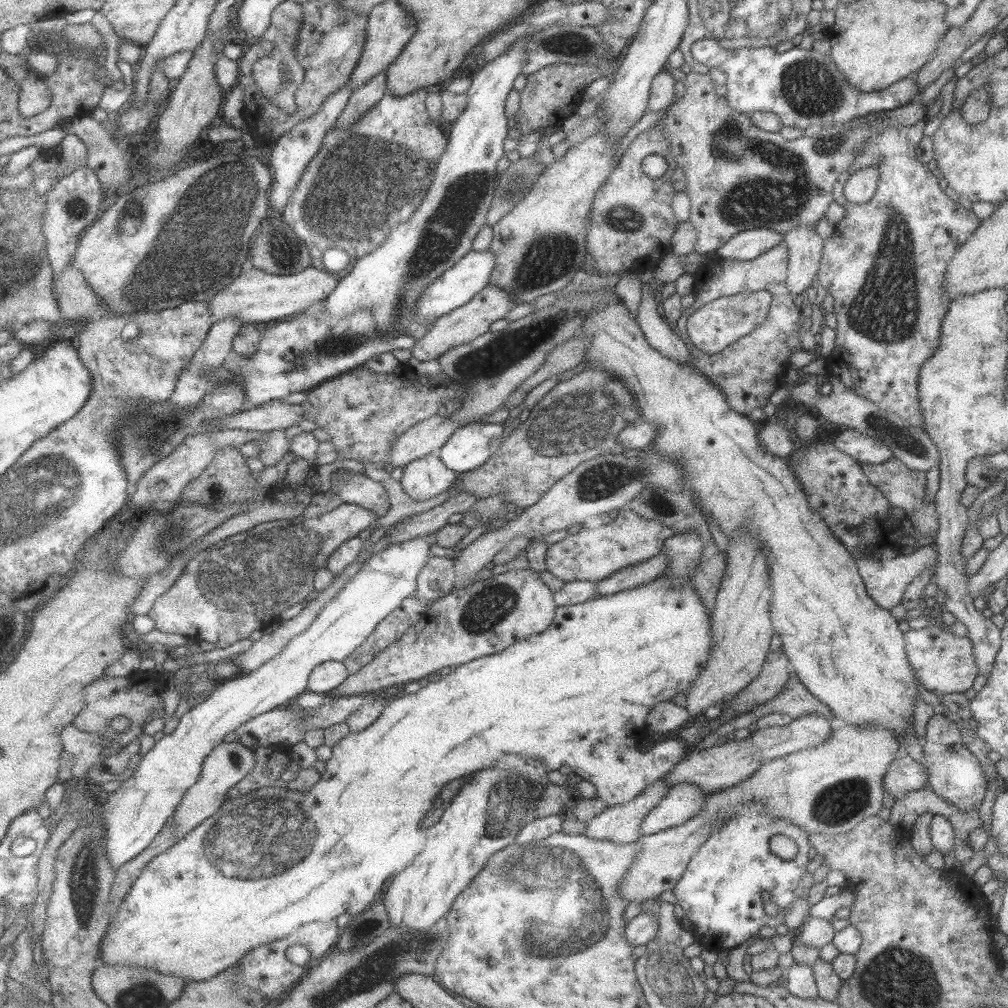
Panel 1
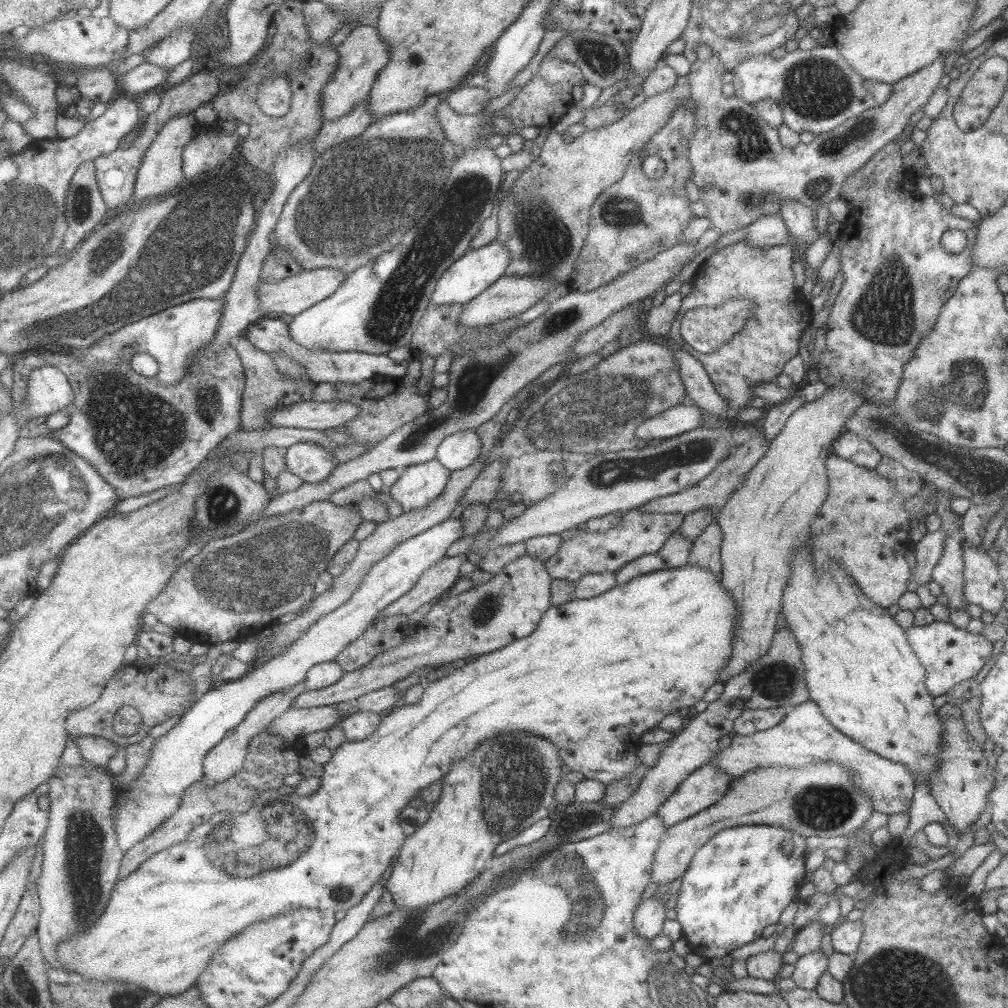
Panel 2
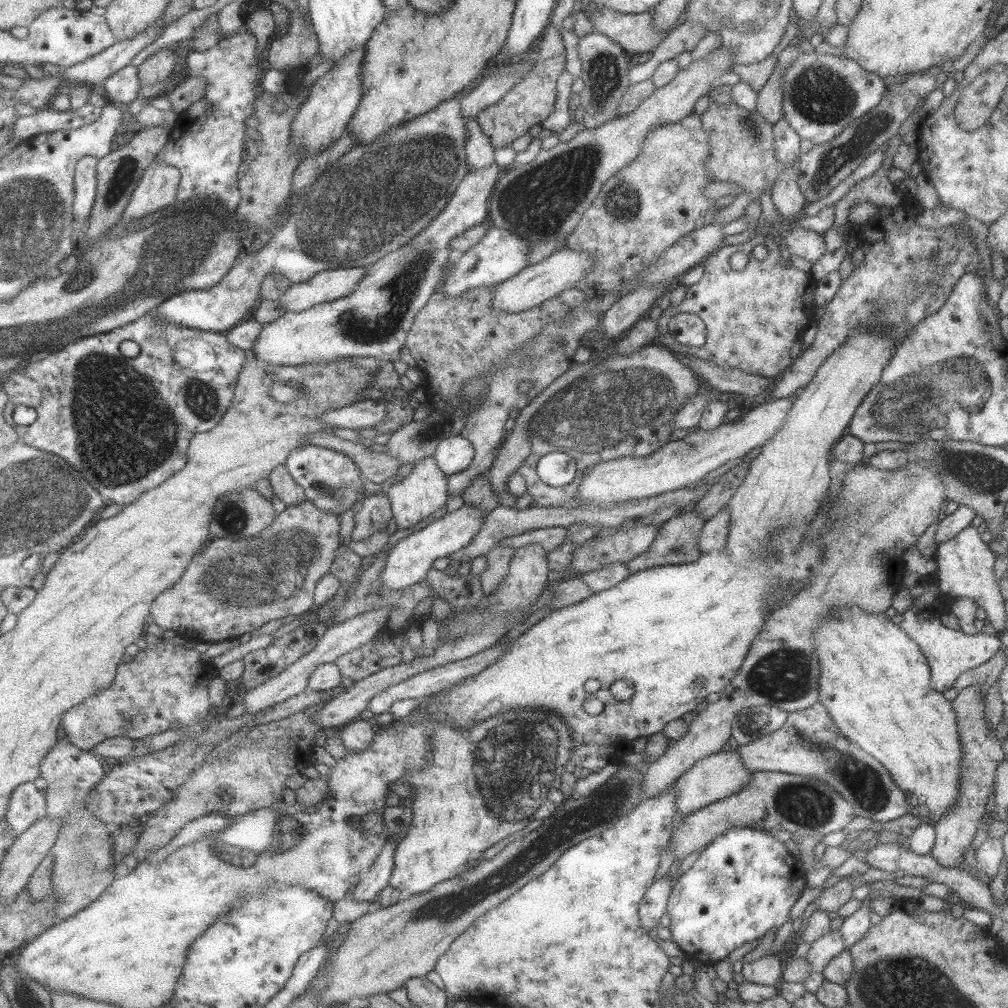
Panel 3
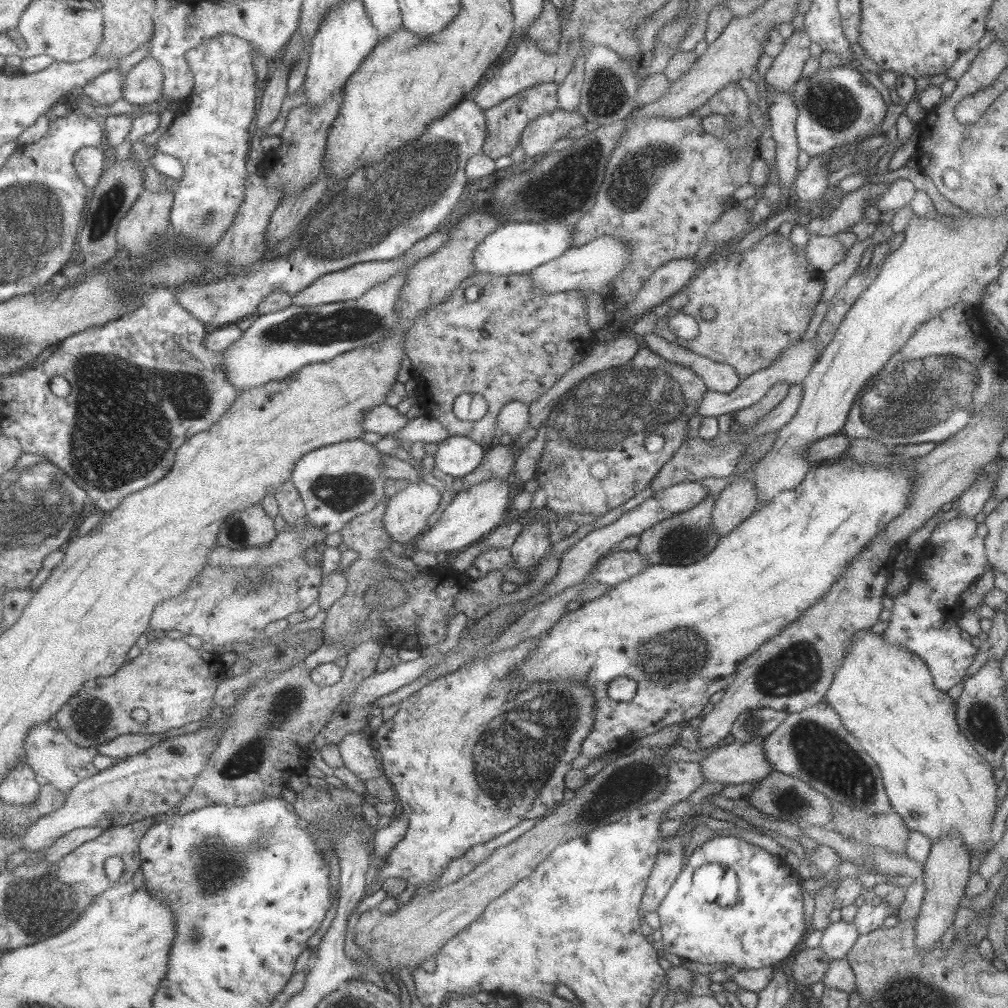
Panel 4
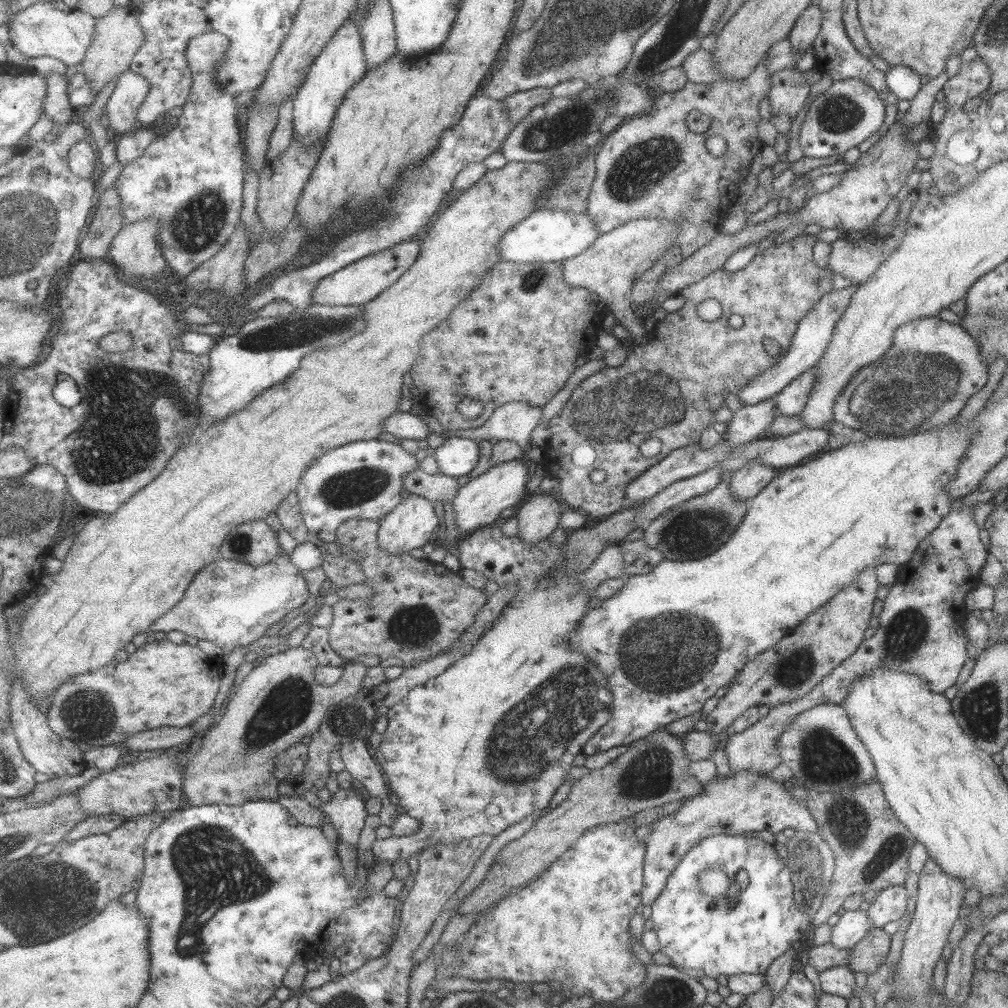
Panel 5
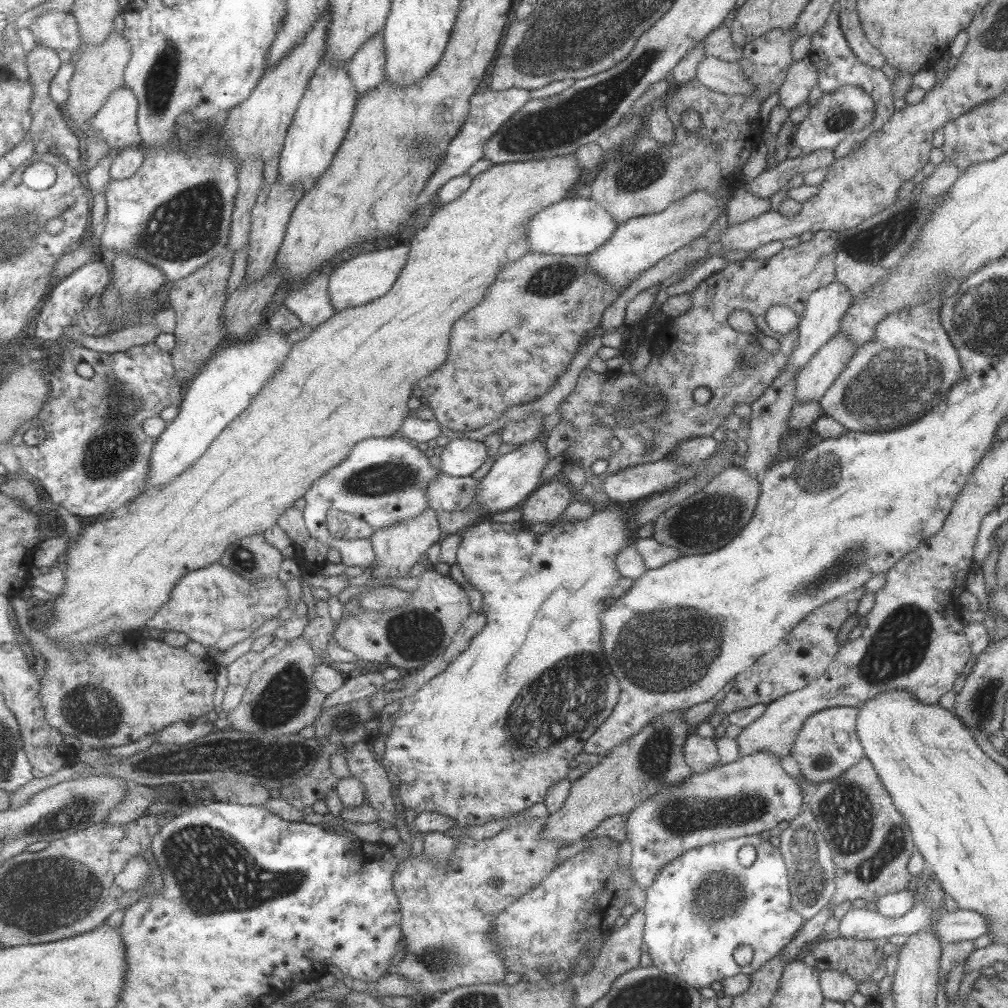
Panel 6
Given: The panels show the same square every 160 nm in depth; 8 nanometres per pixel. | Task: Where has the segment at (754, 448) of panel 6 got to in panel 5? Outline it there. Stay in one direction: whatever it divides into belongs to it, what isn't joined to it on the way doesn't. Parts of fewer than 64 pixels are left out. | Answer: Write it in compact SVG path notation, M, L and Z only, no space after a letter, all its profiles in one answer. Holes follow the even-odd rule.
M749 460L743 468L733 472L728 480L728 487L736 499L749 501L749 498L755 496L774 478L773 472L771 466L763 466L759 462Z

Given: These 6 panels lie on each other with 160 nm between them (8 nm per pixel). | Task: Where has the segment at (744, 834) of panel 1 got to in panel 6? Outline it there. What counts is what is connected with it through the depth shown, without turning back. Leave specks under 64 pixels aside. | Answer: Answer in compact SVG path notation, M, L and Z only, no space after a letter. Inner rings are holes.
M758 834L739 836L722 840L721 842L713 842L691 848L683 852L682 855L676 856L673 860L667 862L667 864L664 864L663 868L661 868L659 873L657 873L657 876L655 876L655 880L653 880L653 882L649 884L649 888L645 890L645 906L643 906L642 912L644 913L643 943L647 945L647 955L651 957L651 964L655 968L658 968L671 976L676 976L676 978L681 979L684 983L697 989L705 988L709 986L711 982L720 982L720 980L735 976L735 974L751 974L763 963L771 960L771 958L774 958L781 952L783 947L794 938L804 922L804 919L801 918L795 910L791 909L787 870L780 850L771 845L768 840L759 837ZM745 844L753 846L756 852L755 860L753 860L753 863L750 866L741 865L737 859L739 848L745 846ZM740 945L747 945L753 950L751 962L743 966L737 965L732 957L733 950Z

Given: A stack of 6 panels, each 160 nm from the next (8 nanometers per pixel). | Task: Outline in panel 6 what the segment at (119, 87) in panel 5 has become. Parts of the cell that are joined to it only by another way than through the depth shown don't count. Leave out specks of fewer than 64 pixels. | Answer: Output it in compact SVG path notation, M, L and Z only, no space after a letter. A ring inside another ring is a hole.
M124 84L110 96L101 111L90 122L90 134L104 138L110 146L107 155L143 145L138 125L139 99Z

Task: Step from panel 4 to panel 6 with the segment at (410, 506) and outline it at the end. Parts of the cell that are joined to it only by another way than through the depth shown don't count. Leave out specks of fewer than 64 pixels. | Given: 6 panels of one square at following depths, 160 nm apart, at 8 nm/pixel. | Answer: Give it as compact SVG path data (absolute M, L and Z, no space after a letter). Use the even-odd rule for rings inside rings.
M428 508L421 516L412 518L407 522L401 522L395 527L389 527L374 532L374 536L371 538L371 544L376 552L376 562L373 564L373 572L366 584L362 585L349 585L349 598L343 596L341 591L341 604L343 605L343 611L346 611L351 615L359 615L364 612L364 606L362 605L362 594L370 590L370 588L377 588L378 586L386 586L392 584L394 580L400 578L407 578L411 568L420 562L423 558L423 554L439 542L439 538L443 536L441 532L440 520L438 515L435 514L435 509Z

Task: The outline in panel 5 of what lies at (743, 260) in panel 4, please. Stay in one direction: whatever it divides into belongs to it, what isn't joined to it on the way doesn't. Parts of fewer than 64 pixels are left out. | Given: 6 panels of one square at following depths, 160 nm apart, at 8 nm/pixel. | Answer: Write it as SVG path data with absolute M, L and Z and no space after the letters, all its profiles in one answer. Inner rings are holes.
M796 235L793 239L787 241L787 243L781 243L780 245L775 245L773 243L767 249L760 253L756 253L742 269L729 272L719 268L710 272L701 280L695 281L692 285L687 285L685 288L678 291L684 298L684 303L681 305L681 308L675 312L667 313L663 319L657 321L650 342L645 343L645 345L636 344L634 349L626 354L626 359L621 366L605 366L583 379L571 393L571 396L563 406L561 413L553 416L547 423L551 436L546 444L537 451L537 464L544 470L546 475L559 480L558 485L553 487L550 492L554 496L557 496L557 498L564 500L569 508L585 513L591 521L608 517L610 514L621 511L627 506L623 489L631 479L637 478L639 474L643 474L647 468L651 468L651 466L660 462L667 454L676 450L676 448L699 443L699 437L703 433L703 430L707 427L712 427L712 418L709 413L715 412L720 407L724 407L724 399L727 397L727 394L731 393L737 395L737 392L741 391L752 378L755 378L755 376L761 374L770 366L777 364L778 359L781 358L783 353L787 352L787 349L790 347L791 339L793 338L798 325L798 320L807 311L810 311L810 308L816 303L816 300L819 300L819 297L822 294L825 294L832 289L831 278L833 273L829 268L817 267L817 264L811 258L811 248L813 248L815 241L815 235ZM708 298L715 299L721 304L721 316L717 320L711 322L701 320L696 315L697 304ZM731 314L738 314L743 318L743 324L739 328L732 328L729 325L727 320L729 320ZM763 338L771 338L779 344L781 350L778 355L771 358L765 353L763 345L761 345L761 340L763 340ZM594 469L603 470L605 478L602 483L592 483L589 480L589 474Z

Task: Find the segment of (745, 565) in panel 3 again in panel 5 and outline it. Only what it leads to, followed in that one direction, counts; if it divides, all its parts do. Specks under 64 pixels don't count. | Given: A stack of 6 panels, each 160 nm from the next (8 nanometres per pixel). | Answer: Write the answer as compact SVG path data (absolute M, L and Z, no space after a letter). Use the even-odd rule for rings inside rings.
M951 418L947 424L939 424L937 428L931 428L927 432L919 432L919 434L903 436L903 438L870 438L861 444L847 444L836 448L837 450L828 449L819 458L807 462L804 466L801 464L783 468L779 476L774 476L755 496L746 501L746 513L739 522L739 528L735 529L733 535L719 547L717 552L712 552L709 556L697 560L663 559L651 569L651 572L626 576L624 585L611 598L599 600L590 605L584 618L578 623L578 628L568 634L566 643L570 651L583 652L585 656L591 656L595 664L599 664L599 670L608 678L612 705L609 720L587 740L581 753L591 755L603 752L612 746L628 746L629 743L643 738L652 730L665 728L670 722L701 709L705 700L711 698L717 688L725 684L729 685L735 679L746 661L772 647L779 640L779 632L784 634L790 632L811 612L815 612L844 586L853 582L864 568L875 567L885 562L898 566L906 563L913 551L917 549L918 543L933 532L940 520L951 510L952 499L944 486L955 477L955 471L970 447L969 441L971 441L973 429L975 429L973 419L959 424L959 418L957 420Z

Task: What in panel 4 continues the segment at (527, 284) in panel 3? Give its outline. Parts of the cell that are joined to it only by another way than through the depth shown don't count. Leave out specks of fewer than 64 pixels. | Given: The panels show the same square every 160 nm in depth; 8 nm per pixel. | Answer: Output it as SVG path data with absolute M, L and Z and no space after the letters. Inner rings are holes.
M598 236L597 239L590 240L589 243L581 246L572 246L570 250L564 252L559 258L550 260L535 268L529 276L534 280L534 287L544 293L567 292L579 289L581 292L595 292L601 296L602 290L613 282L613 279L626 267L630 260L630 250L628 246L616 236Z

